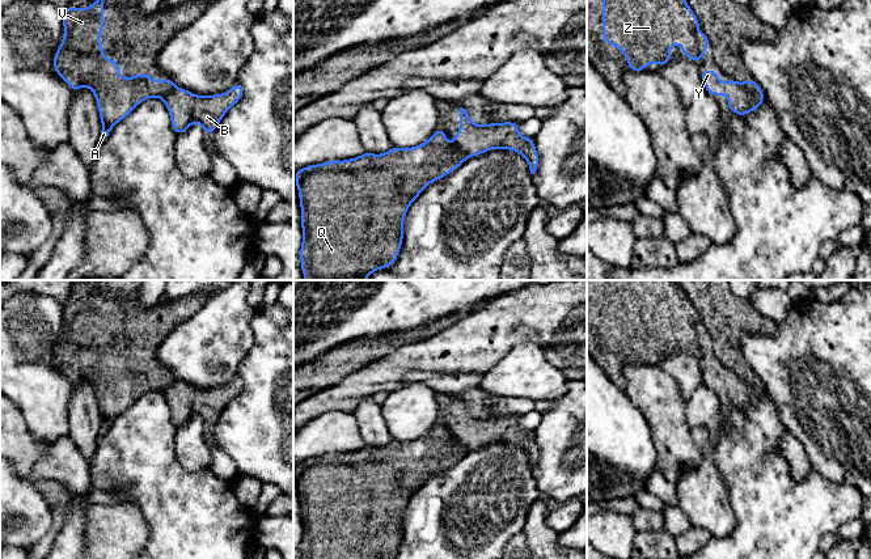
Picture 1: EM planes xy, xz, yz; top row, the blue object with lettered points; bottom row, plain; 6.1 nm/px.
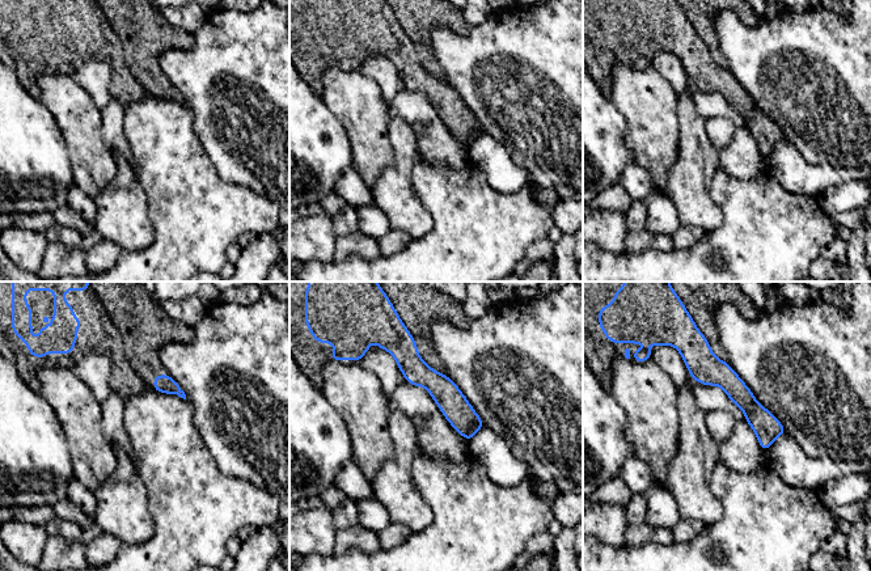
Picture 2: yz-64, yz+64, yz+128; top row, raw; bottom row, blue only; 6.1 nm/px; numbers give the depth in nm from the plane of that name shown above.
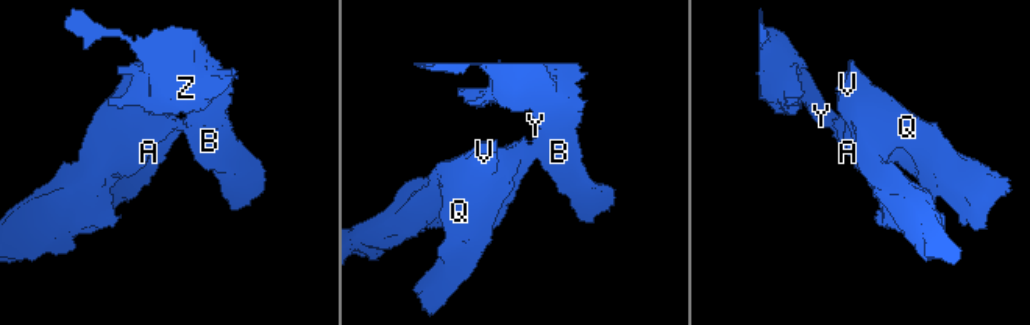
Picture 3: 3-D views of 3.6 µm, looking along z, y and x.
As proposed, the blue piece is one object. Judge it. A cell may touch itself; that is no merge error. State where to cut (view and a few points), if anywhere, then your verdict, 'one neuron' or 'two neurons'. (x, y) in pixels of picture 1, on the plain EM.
cut in yz along (740, 377), (755, 389), (762, 392); two neurons

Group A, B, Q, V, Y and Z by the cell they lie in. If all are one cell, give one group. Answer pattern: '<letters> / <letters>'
A Q V / B Y Z

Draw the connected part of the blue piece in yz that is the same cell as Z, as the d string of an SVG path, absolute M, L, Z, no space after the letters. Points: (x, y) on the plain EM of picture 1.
M602 280L602 336L621 342L629 364L644 365L647 357L671 355L671 340L681 338L688 353L702 355L710 331L699 326L697 309L677 280Z

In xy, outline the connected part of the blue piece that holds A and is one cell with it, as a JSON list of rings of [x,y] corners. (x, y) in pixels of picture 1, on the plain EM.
[[[103,292],[84,301],[67,300],[63,302],[64,327],[60,340],[54,348],[54,364],[69,378],[72,386],[88,380],[96,389],[98,407],[102,416],[101,432],[107,431],[117,416],[124,412],[135,401],[147,391],[164,391],[174,382],[172,372],[152,373],[147,365],[138,369],[120,370],[119,357],[103,350],[103,340],[98,335],[103,325]]]

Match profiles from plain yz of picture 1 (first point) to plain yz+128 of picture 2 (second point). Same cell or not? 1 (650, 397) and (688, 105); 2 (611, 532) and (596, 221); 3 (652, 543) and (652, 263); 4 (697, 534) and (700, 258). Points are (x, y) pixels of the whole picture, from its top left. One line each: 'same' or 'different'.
1: different
2: same
3: different
4: different

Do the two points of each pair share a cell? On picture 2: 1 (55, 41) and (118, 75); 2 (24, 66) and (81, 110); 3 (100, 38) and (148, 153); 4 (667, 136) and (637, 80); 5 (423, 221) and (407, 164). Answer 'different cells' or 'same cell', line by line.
1: same cell
2: different cells
3: different cells
4: same cell
5: same cell

